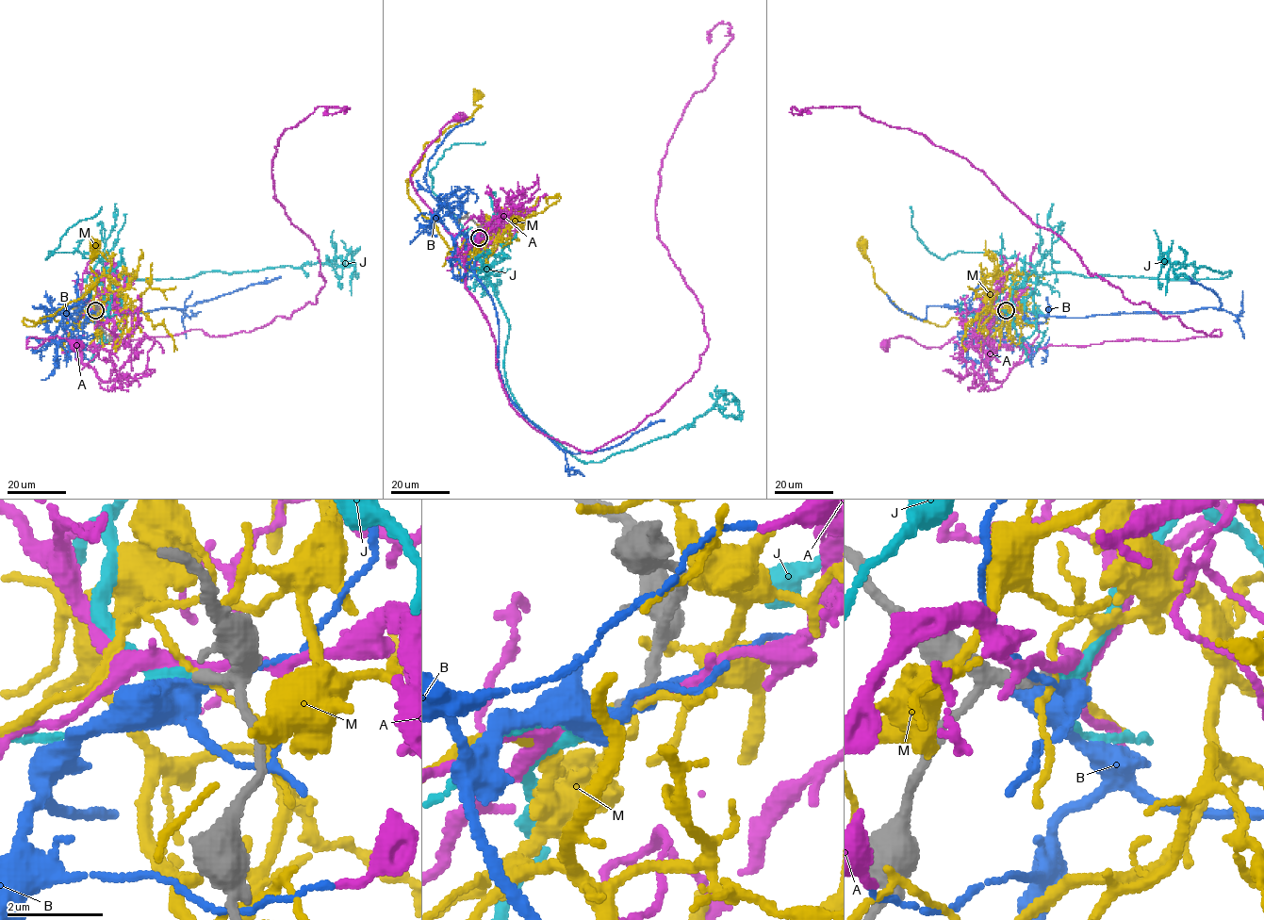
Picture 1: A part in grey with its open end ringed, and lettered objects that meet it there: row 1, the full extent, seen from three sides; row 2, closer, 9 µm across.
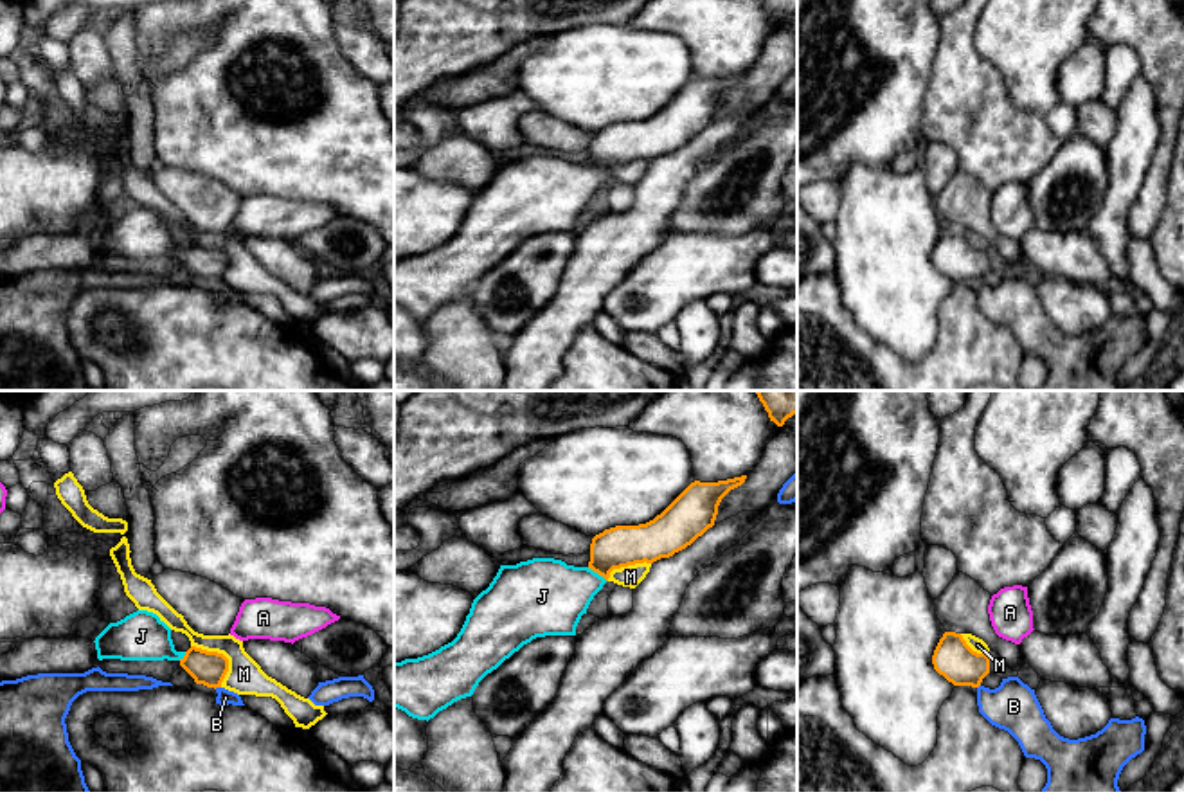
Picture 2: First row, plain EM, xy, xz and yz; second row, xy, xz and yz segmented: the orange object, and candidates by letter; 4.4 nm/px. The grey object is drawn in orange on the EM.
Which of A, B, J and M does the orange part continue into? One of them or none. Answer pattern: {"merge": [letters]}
{"merge": ["J"]}

